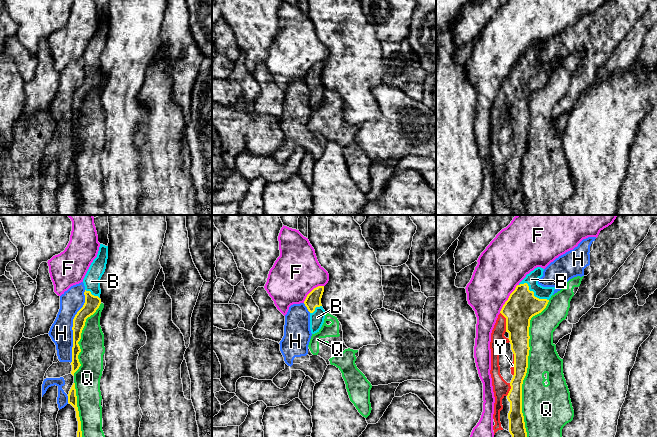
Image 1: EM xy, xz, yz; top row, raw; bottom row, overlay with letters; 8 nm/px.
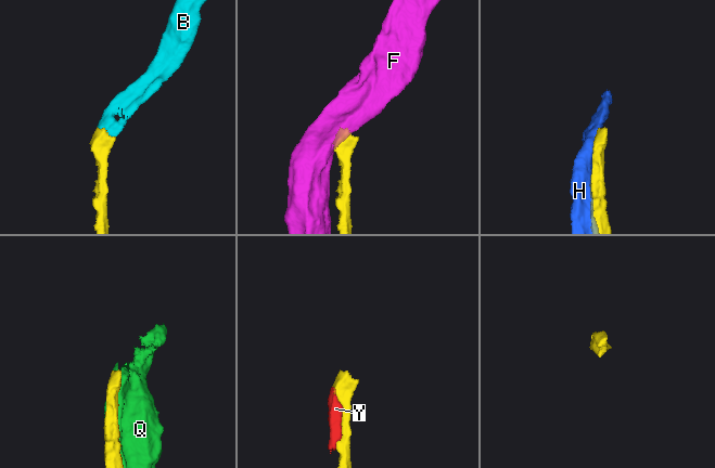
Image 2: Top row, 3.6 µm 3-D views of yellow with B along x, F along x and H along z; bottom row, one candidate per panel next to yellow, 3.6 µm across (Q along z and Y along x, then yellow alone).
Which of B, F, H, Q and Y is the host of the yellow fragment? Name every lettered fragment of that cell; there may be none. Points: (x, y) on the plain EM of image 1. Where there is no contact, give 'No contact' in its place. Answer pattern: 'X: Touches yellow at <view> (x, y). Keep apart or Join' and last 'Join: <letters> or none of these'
B: Touches yellow at yz (533, 68). Join
F: Touches yellow at yz (508, 74). Keep apart
H: Touches yellow at xy (73, 102). Keep apart
Q: Touches yellow at yz (527, 143). Keep apart
Y: Touches yellow at yz (506, 98). Join
Join: B, Y

